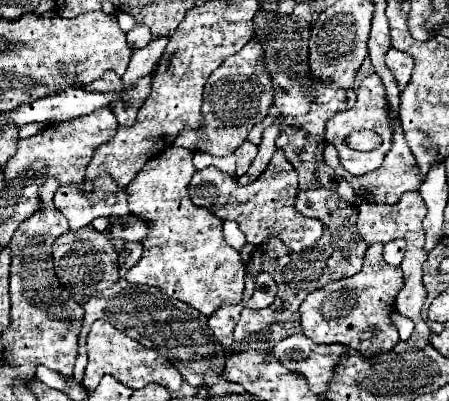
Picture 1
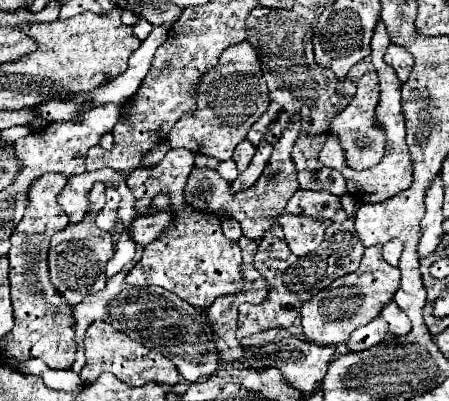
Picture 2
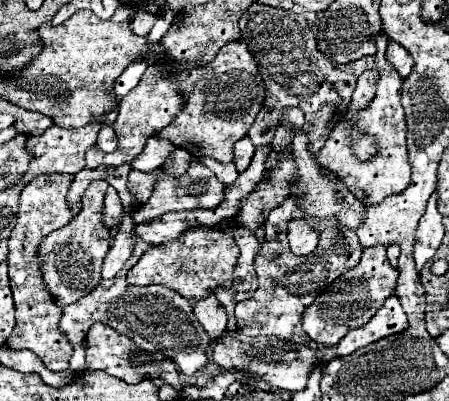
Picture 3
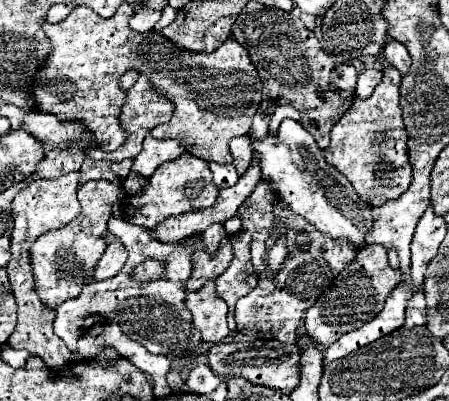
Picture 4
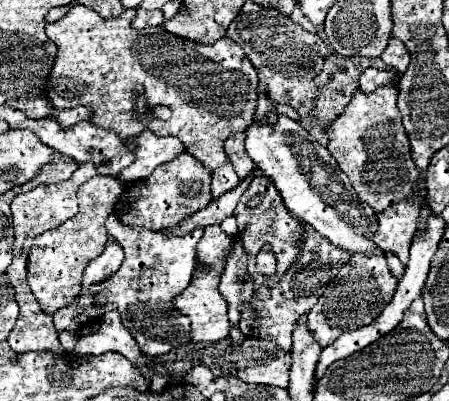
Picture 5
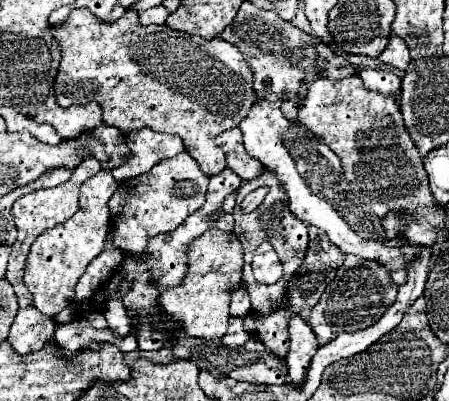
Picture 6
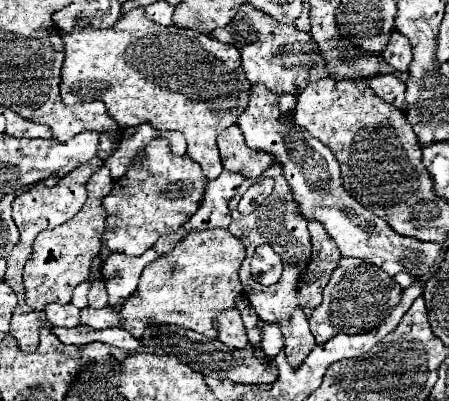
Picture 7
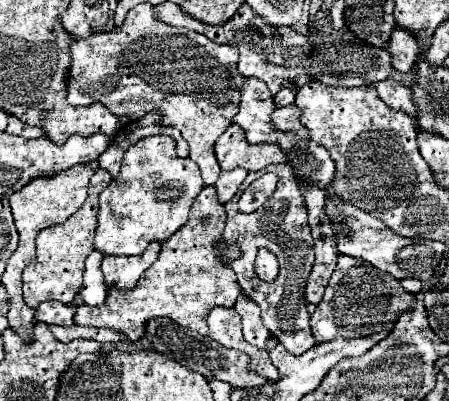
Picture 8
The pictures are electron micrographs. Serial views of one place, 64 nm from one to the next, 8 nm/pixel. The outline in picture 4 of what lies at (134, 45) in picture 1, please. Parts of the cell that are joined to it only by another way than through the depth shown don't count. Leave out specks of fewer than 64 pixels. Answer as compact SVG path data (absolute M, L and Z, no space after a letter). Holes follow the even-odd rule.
M142 6L142 8L138 8L138 12L132 16L130 28L136 30L136 32L150 32L158 20L160 20L160 12Z

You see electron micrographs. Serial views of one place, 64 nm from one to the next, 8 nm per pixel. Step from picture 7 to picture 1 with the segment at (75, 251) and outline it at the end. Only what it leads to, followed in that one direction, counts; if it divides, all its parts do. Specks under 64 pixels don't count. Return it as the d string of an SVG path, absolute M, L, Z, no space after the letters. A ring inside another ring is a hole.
M92 226L80 230L68 230L66 234L58 236L52 244L54 252L54 268L60 284L72 294L74 300L80 304L88 302L102 290L110 288L118 280L118 252L114 250L110 238L104 232L96 232Z

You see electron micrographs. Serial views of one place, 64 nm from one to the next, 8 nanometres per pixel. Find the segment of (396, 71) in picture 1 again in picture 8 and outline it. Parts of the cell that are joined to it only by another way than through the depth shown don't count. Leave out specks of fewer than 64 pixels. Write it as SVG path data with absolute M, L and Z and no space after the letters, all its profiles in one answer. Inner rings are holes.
M396 28L388 42L392 66L400 72L410 72L418 60L418 40L412 32Z

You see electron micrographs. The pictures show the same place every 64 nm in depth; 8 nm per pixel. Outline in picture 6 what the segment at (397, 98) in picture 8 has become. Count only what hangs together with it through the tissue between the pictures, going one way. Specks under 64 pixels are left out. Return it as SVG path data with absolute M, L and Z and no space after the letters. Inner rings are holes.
M364 68L358 74L364 82L364 88L376 90L376 92L382 92L382 94L392 94L394 98L400 96L400 78L394 72Z

